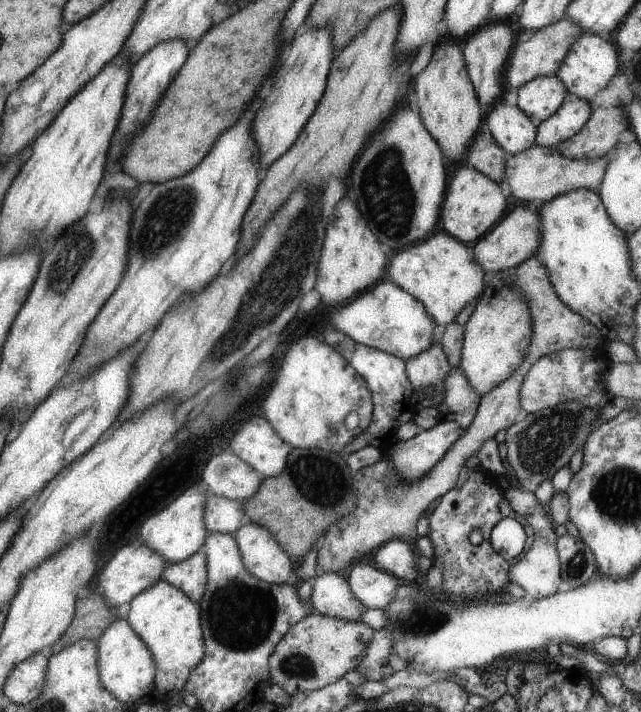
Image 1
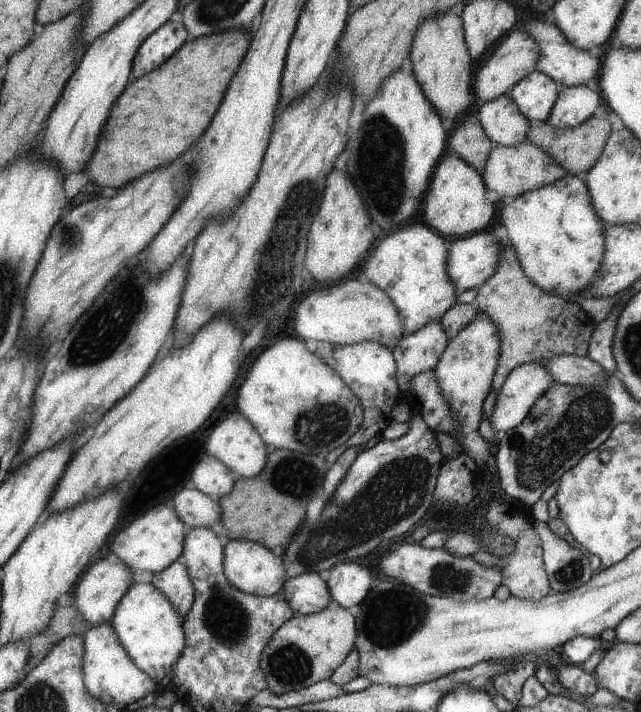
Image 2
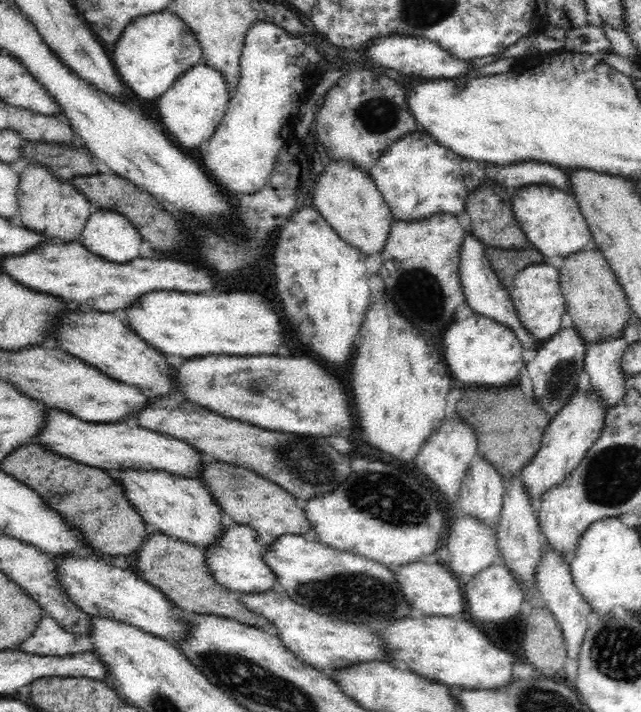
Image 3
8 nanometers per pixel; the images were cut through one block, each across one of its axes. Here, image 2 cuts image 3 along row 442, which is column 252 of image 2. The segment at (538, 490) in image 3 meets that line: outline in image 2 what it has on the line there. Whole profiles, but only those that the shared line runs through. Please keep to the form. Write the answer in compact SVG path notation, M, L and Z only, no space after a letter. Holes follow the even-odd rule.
M230 539L225 546L225 575L229 583L243 593L270 596L285 586L287 566L282 555L274 556L269 547L242 539Z

